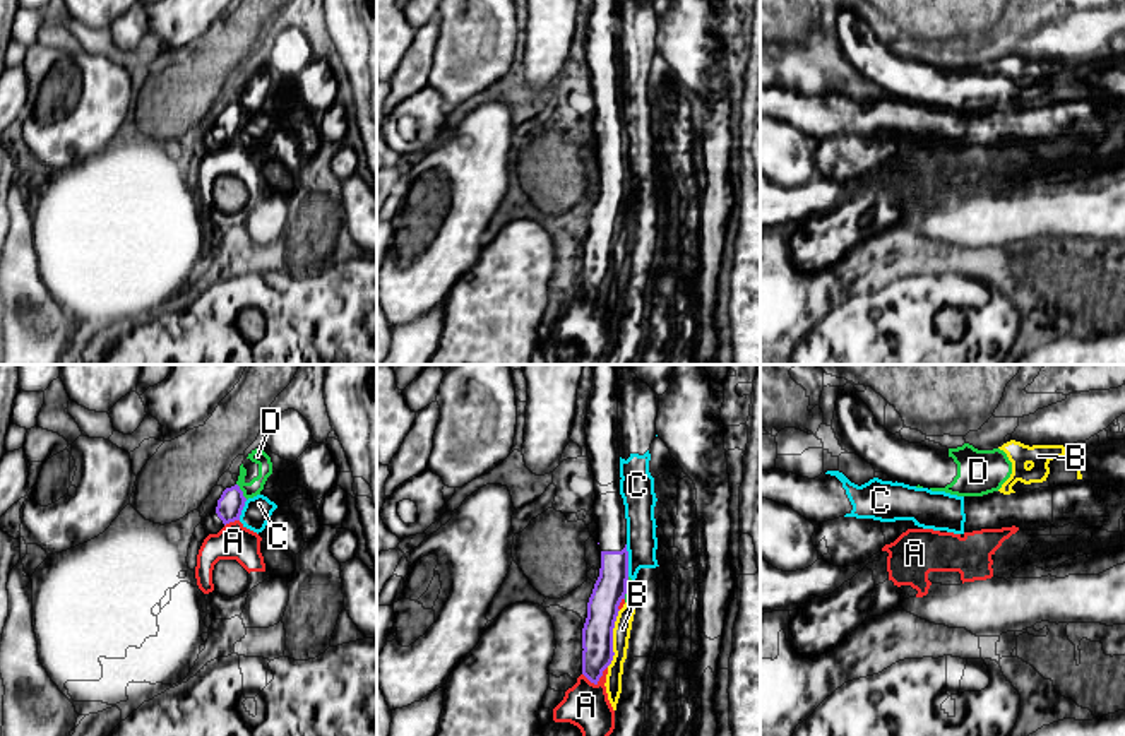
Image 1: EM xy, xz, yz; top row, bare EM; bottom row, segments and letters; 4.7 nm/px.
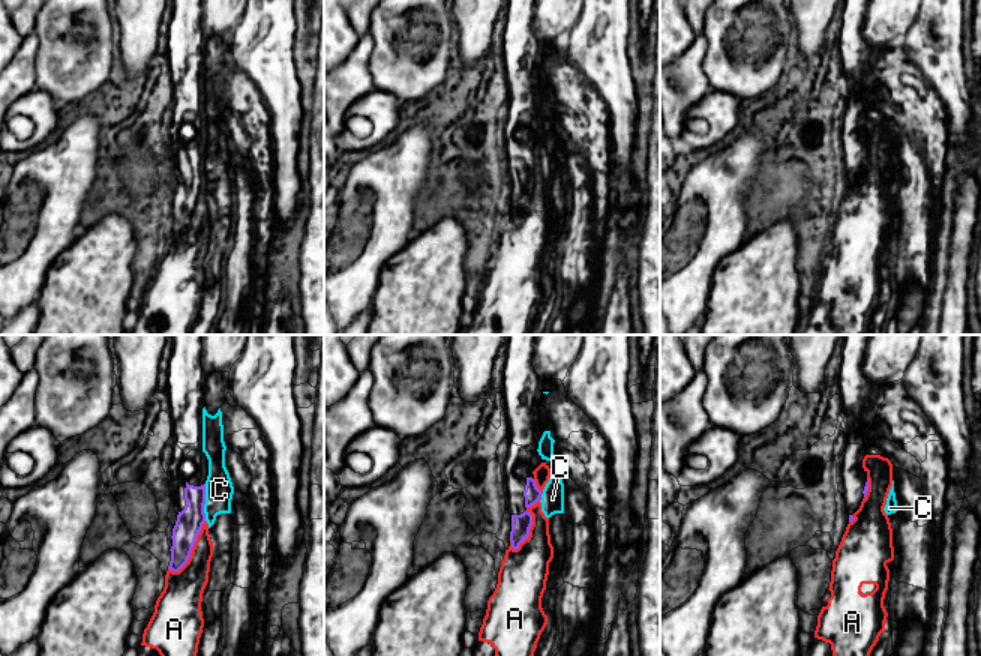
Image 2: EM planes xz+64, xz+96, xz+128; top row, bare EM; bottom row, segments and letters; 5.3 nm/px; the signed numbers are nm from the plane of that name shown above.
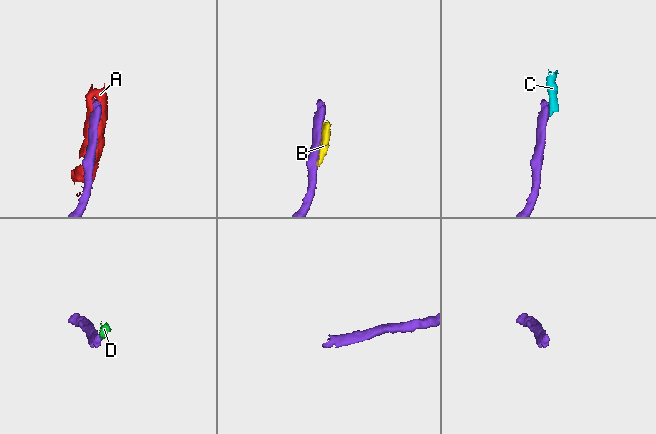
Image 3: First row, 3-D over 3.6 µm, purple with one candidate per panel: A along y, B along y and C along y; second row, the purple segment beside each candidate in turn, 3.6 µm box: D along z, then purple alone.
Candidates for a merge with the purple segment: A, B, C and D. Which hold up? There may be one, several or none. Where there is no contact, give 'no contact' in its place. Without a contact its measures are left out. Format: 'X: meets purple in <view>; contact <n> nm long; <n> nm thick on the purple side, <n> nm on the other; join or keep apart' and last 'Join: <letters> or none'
A: meets purple in xz; contact 130 nm long; 140 nm thick on the purple side, 220 nm on the other; keep apart
B: meets purple in xz; contact 280 nm long; 150 nm thick on the purple side, 80 nm on the other; keep apart
C: meets purple in xz; contact 150 nm long; 150 nm thick on the purple side, 140 nm on the other; keep apart
D: meets purple in xy; contact 90 nm long; 120 nm thick on the purple side, 70 nm on the other; keep apart
Join: none

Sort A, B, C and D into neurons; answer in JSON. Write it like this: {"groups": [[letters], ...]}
{"groups": [["A"], ["B", "D"], ["C"]]}

